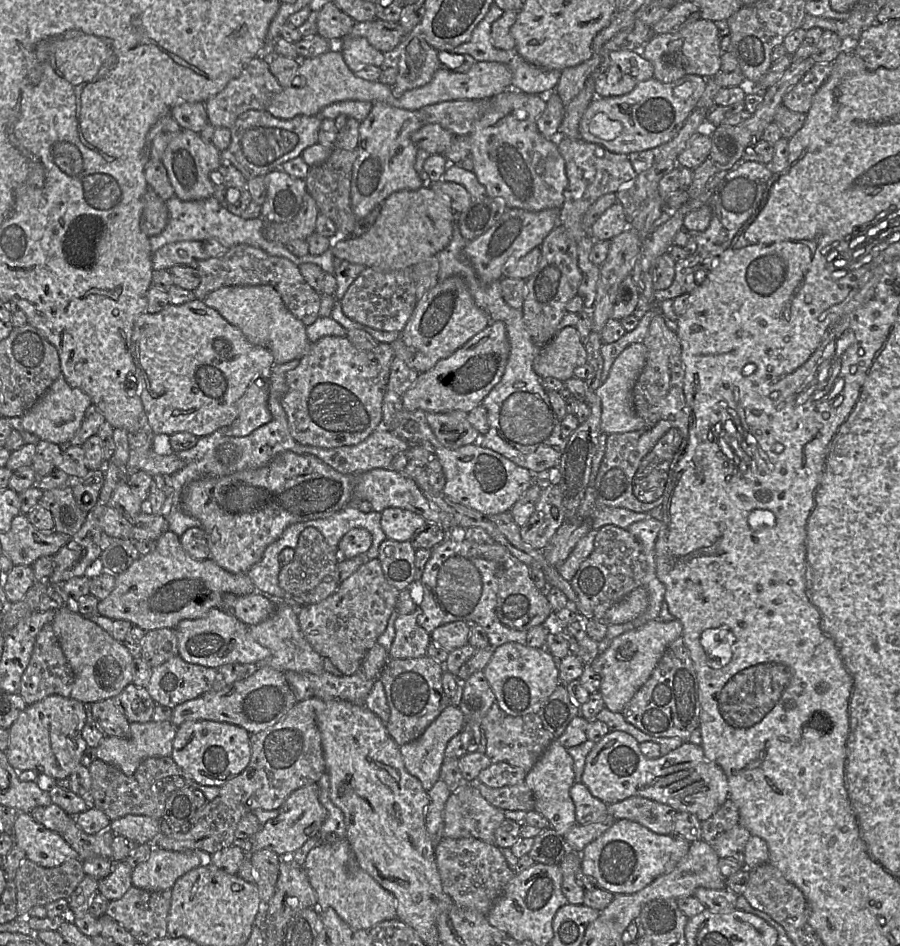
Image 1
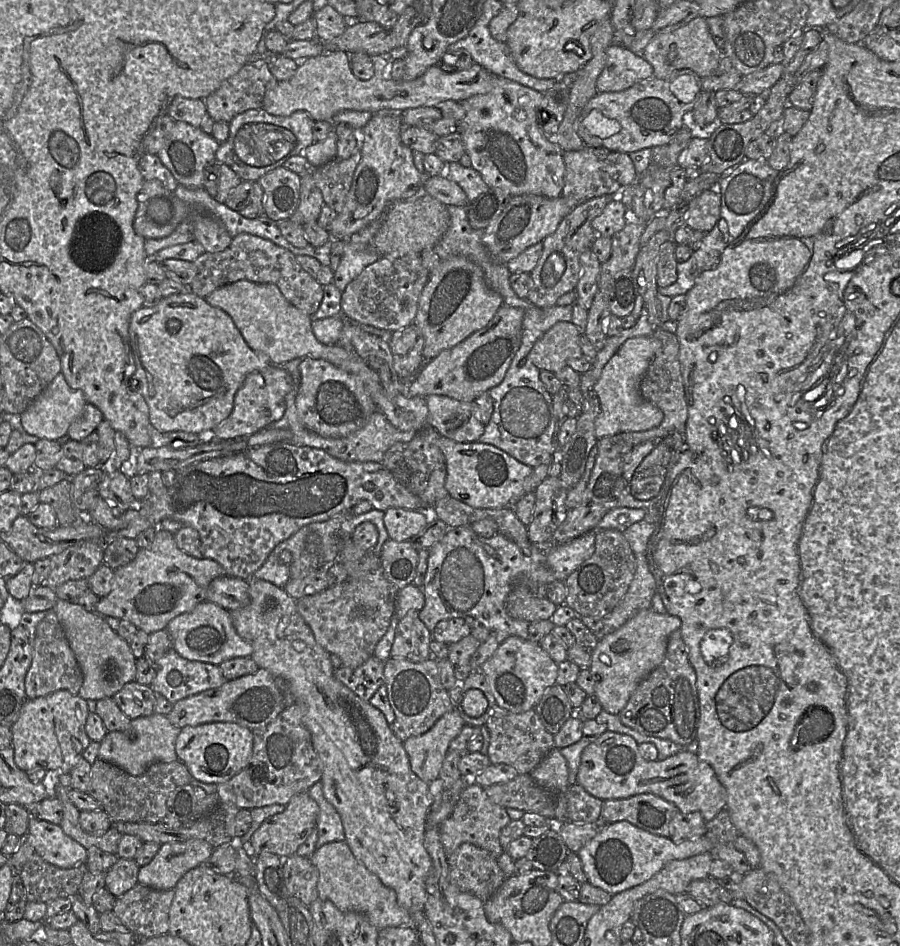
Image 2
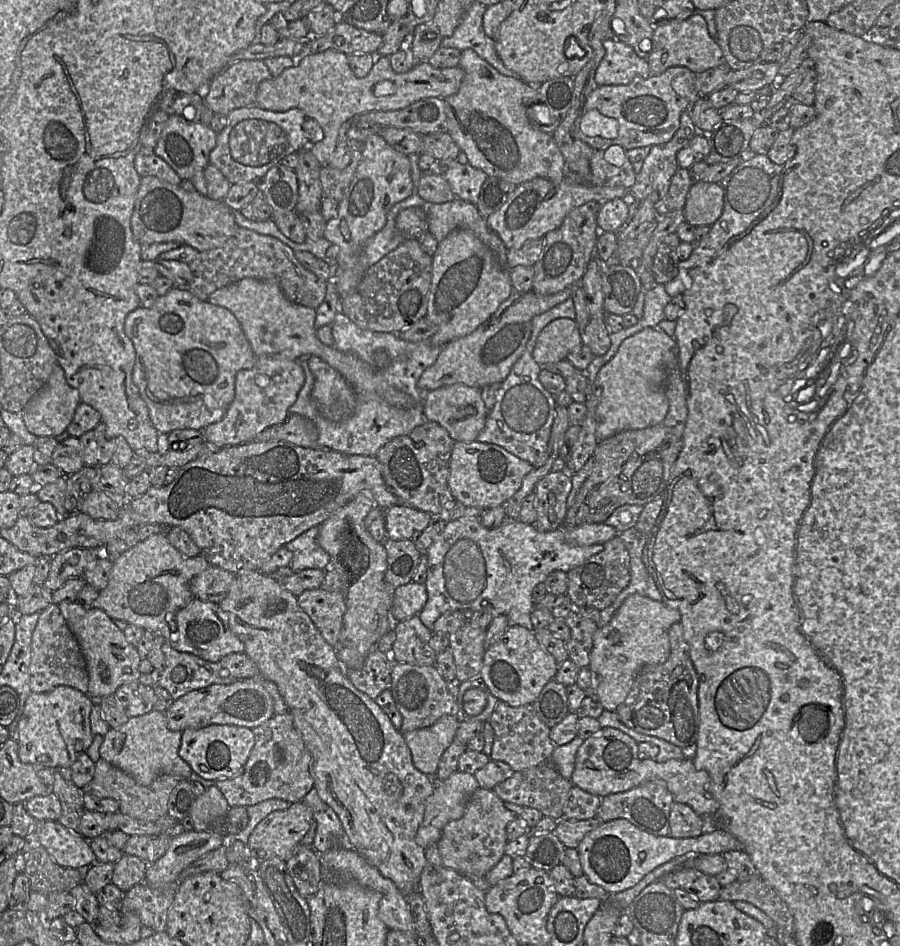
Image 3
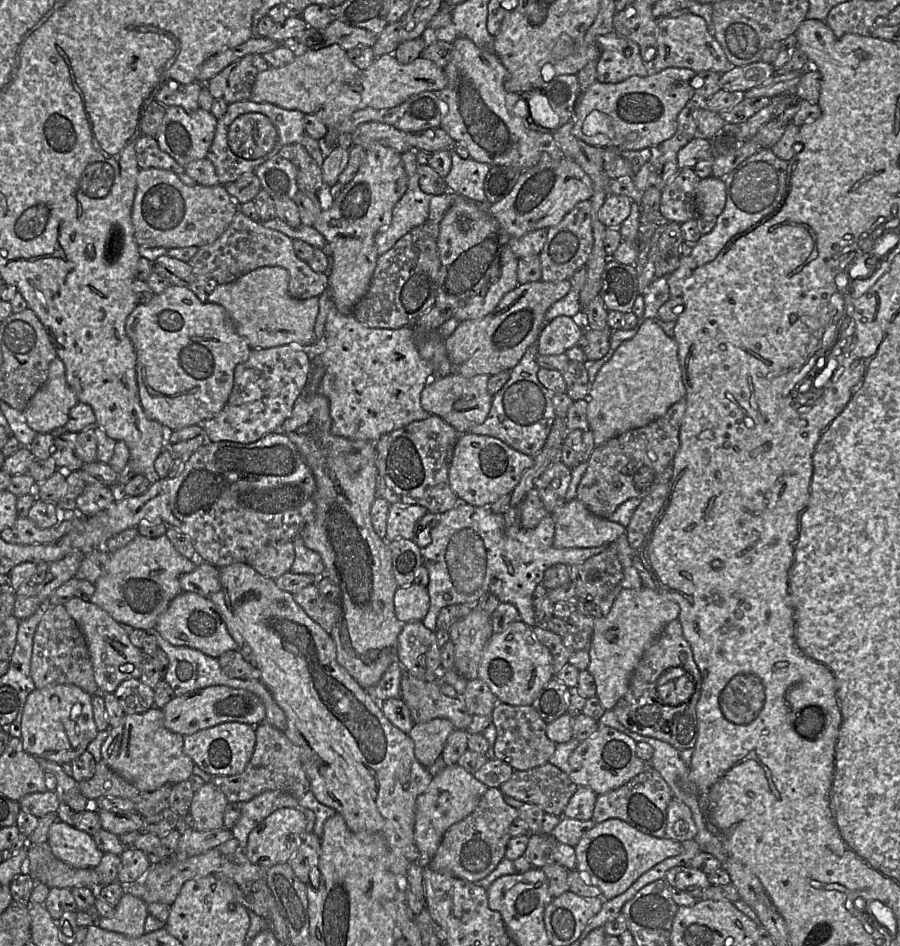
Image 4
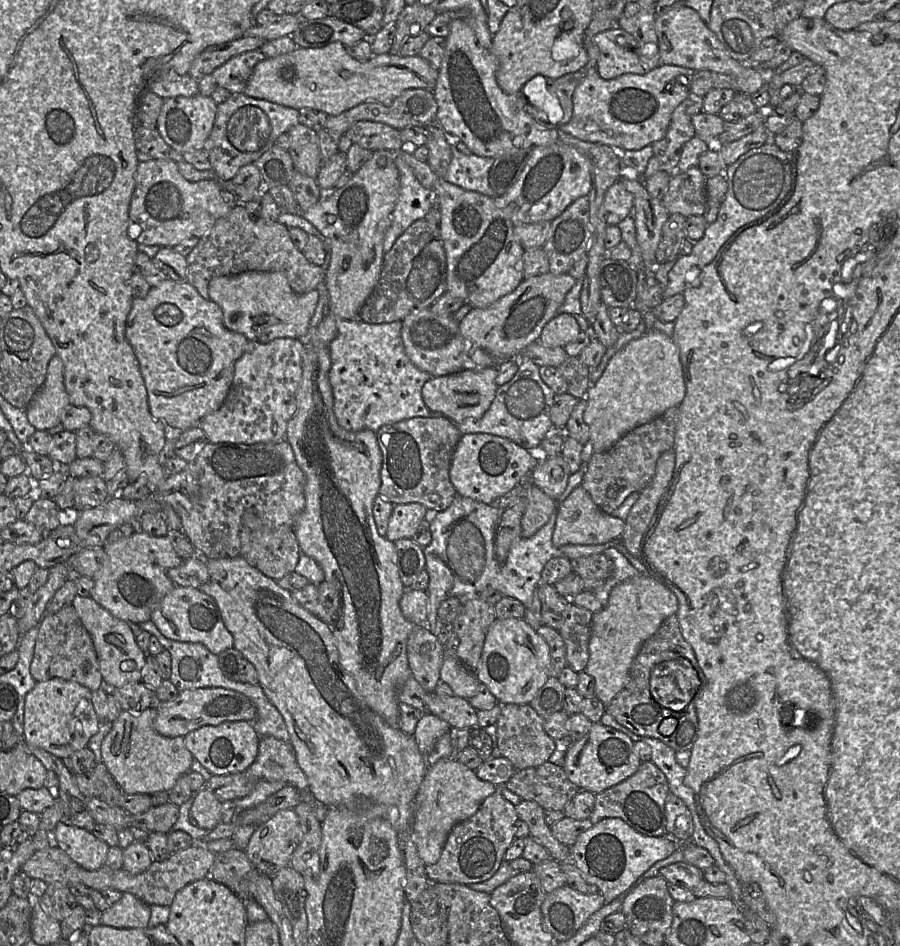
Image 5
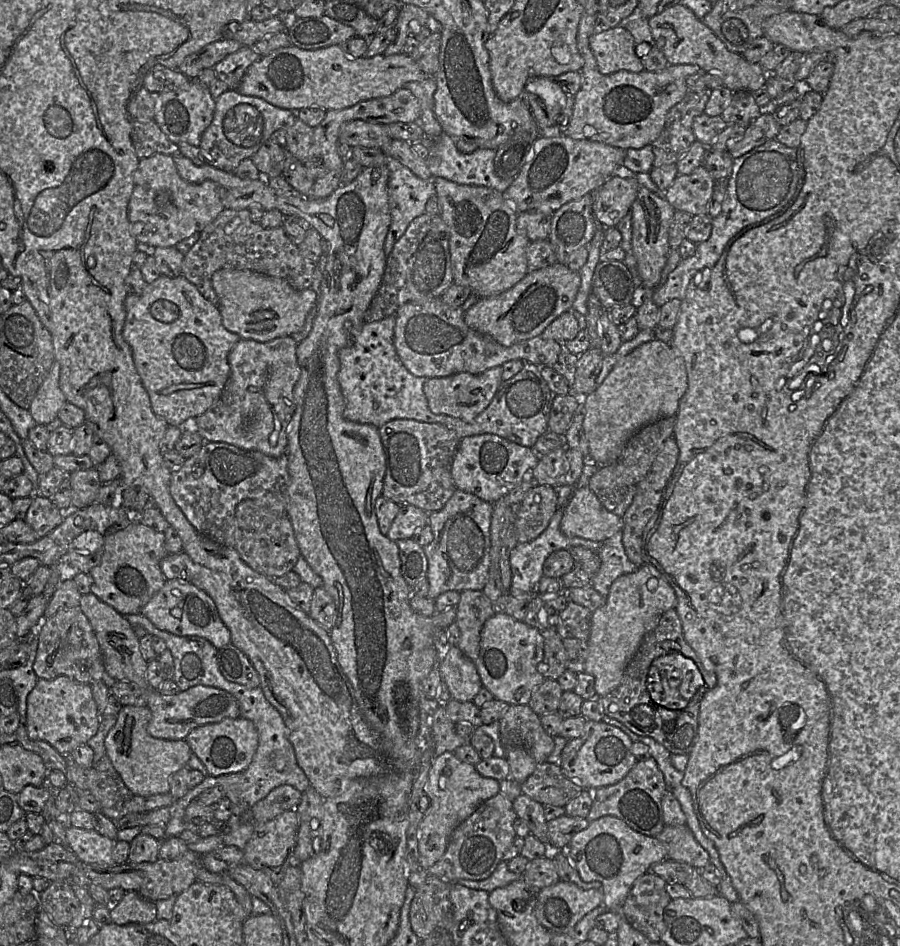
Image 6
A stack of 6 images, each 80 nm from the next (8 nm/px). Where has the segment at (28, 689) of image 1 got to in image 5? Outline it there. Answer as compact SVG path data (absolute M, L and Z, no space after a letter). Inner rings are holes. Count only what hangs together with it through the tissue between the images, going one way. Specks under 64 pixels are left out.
M72 605L64 606L55 613L46 613L42 617L38 625L30 673L36 682L62 678L75 681L91 691L105 687L92 638Z

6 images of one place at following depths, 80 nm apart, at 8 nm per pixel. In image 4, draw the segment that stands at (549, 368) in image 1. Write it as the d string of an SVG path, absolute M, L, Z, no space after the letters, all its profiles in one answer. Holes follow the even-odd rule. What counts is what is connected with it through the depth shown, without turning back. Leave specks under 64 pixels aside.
M557 316L545 323L537 339L538 355L559 355L572 348L584 331L570 316Z

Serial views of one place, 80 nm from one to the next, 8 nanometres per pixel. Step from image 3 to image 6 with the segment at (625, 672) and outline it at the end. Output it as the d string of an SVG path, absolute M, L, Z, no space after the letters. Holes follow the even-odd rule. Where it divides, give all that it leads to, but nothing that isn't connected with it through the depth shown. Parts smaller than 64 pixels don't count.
M639 566L635 572L621 575L612 583L605 604L592 612L587 658L584 667L584 672L594 677L597 697L606 696L618 687L626 667L635 656L645 635L657 626L660 618L667 610L675 609L676 605L677 597L673 587L653 566Z

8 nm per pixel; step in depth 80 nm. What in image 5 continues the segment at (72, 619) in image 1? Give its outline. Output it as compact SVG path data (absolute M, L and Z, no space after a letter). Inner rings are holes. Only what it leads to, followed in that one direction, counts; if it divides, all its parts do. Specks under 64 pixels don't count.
M76 595L71 605L92 638L99 669L106 688L119 688L127 683L141 682L146 657L137 645L136 636L134 636L129 624L115 618L90 596Z

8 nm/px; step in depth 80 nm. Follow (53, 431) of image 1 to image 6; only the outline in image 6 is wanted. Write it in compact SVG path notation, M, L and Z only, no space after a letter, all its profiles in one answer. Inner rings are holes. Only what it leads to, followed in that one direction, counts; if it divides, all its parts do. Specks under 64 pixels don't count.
M55 361L30 405L29 412L39 425L47 425L58 418L59 410L67 402L59 385L60 371L61 366Z

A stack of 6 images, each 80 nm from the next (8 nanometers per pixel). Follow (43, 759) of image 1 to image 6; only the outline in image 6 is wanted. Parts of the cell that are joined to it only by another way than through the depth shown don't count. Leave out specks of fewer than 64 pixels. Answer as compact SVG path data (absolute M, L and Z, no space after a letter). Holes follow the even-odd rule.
M64 675L54 679L38 678L27 697L26 729L29 738L47 742L62 755L86 744L97 733L99 724L100 715L90 684Z

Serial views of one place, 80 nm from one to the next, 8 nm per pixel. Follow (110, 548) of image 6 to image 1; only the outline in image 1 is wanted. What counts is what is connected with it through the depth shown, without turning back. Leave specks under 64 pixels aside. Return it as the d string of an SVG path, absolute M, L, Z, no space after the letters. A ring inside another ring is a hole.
M165 531L155 543L152 552L141 555L124 572L115 575L115 587L108 597L99 601L97 614L112 620L127 620L146 632L160 628L174 629L181 620L198 619L211 608L220 608L225 593L248 595L257 591L247 573L231 573L210 558L198 560L191 557L182 547L180 536L173 531Z

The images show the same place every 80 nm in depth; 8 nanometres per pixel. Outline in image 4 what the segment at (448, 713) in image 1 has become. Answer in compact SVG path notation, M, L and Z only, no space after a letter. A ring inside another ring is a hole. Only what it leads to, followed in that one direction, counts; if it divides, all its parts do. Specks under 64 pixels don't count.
M435 718L413 726L408 736L414 742L415 757L423 767L429 768L441 756L454 730L452 722L445 718Z

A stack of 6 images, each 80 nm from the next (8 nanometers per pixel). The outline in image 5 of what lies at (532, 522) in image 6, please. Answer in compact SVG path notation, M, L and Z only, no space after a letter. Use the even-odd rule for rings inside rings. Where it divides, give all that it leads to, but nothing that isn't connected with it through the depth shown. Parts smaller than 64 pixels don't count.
M526 478L527 485L527 505L521 520L521 537L529 538L542 528L550 519L552 513L557 511L558 500L554 500L546 495L540 488L532 485L529 478Z

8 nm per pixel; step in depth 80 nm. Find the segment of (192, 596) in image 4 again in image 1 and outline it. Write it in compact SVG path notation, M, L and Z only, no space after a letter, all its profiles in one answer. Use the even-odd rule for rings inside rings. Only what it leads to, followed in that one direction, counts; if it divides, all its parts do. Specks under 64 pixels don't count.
M211 608L207 614L198 619L181 620L174 628L178 639L178 651L181 658L191 664L198 664L211 668L218 668L229 663L259 663L271 655L268 648L259 644L250 635L248 625L241 622L235 616L224 612L220 608Z

